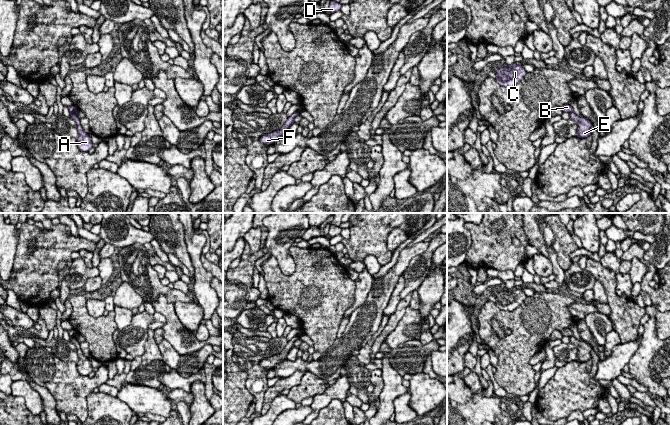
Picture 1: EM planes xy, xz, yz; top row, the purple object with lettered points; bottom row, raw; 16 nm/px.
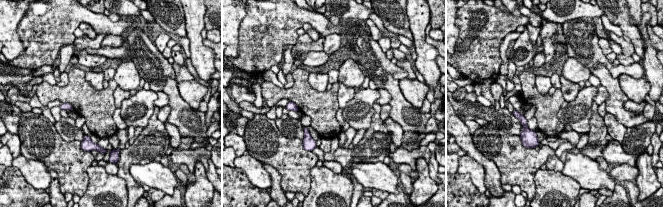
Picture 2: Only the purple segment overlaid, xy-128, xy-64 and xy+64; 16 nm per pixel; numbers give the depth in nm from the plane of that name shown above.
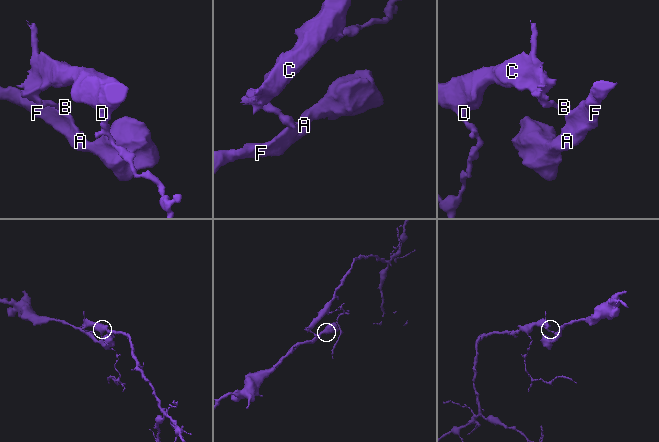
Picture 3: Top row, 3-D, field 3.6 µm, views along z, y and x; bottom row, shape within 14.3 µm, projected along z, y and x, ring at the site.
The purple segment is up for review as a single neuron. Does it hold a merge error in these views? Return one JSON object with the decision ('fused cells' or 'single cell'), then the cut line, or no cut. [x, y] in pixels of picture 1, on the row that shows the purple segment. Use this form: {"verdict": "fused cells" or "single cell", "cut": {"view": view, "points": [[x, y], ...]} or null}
{"verdict": "fused cells", "cut": {"view": "yz", "points": [[572, 111], [570, 113]]}}

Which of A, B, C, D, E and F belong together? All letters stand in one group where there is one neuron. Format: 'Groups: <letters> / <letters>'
Groups: A E F / B C D

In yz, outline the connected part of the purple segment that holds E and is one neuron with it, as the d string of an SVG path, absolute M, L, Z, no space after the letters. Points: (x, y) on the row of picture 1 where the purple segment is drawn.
M574 112L570 113L570 119L573 119L578 126L578 131L576 133L576 136L582 139L587 138L589 135L591 135L591 126L592 123L583 116L578 116Z

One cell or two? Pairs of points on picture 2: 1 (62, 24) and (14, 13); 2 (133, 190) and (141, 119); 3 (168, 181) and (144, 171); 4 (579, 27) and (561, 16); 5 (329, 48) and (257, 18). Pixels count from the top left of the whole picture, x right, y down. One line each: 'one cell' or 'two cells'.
1: two cells
2: two cells
3: one cell
4: two cells
5: two cells

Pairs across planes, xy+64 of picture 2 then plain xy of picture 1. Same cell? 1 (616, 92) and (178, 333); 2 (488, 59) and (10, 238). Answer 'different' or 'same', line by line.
1: same
2: different

